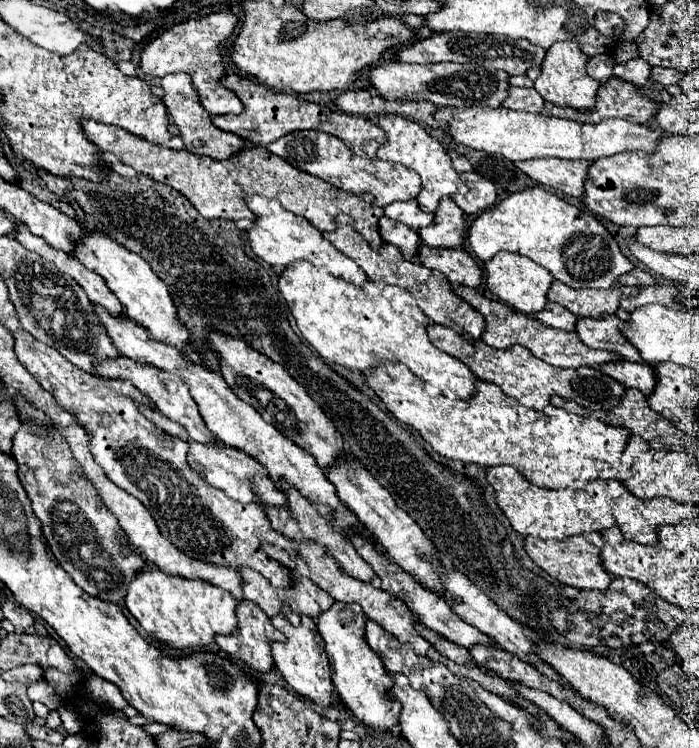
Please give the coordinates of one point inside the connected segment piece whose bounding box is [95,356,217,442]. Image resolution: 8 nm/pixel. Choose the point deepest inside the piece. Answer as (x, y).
(167, 393)

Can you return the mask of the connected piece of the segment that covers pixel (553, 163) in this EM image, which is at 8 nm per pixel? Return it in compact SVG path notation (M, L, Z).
M535 158L517 162L517 168L521 168L535 182L561 190L563 194L581 202L585 198L585 180L589 166L591 162L587 160L559 160L559 158Z

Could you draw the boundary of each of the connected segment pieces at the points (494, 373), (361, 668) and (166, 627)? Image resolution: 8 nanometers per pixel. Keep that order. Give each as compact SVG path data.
M431 324L427 328L427 332L431 336L431 342L439 350L459 358L481 380L497 384L507 396L517 398L527 408L543 410L545 406L551 404L553 396L561 396L565 400L577 402L583 408L607 412L607 410L613 410L615 406L619 406L619 402L623 400L623 394L627 392L627 388L623 384L619 384L611 376L603 374L601 368L557 368L557 366L551 366L551 364L535 358L533 354L529 354L527 348L523 348L519 344L509 346L505 350L497 350L497 348L489 348L485 342L469 342L469 340L461 338L453 328L439 326L439 324Z
M333 602L329 610L319 614L317 630L325 642L325 654L331 664L331 678L339 698L353 710L353 714L365 722L367 726L383 732L397 726L399 704L387 700L387 688L391 686L391 678L381 662L381 658L367 646L365 638L365 622L367 616L363 614L361 606Z
M143 558L143 570L139 570L127 586L123 604L147 634L173 648L205 646L213 642L215 634L229 634L237 628L237 602L227 590L219 590L217 586L211 586L211 582L199 582L197 578L189 580L163 574L157 566L149 564L147 558Z

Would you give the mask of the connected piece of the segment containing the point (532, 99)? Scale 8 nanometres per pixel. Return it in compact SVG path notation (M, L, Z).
M511 88L509 98L503 102L507 108L513 110L529 110L529 112L541 112L545 100L541 94L537 94L535 88Z

